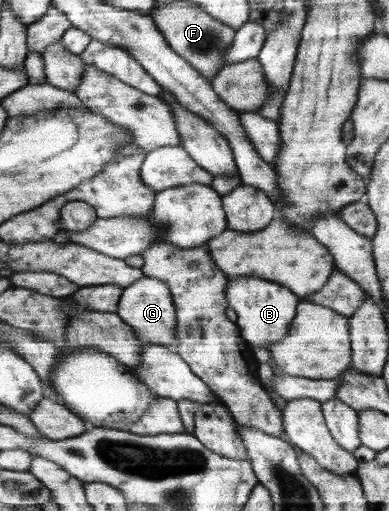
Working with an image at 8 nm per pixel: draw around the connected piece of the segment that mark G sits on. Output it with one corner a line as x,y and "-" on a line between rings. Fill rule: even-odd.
144,275
138,283
124,287
116,313
134,327
137,337
142,341
167,346
174,338
178,338
177,304
169,285
158,278

